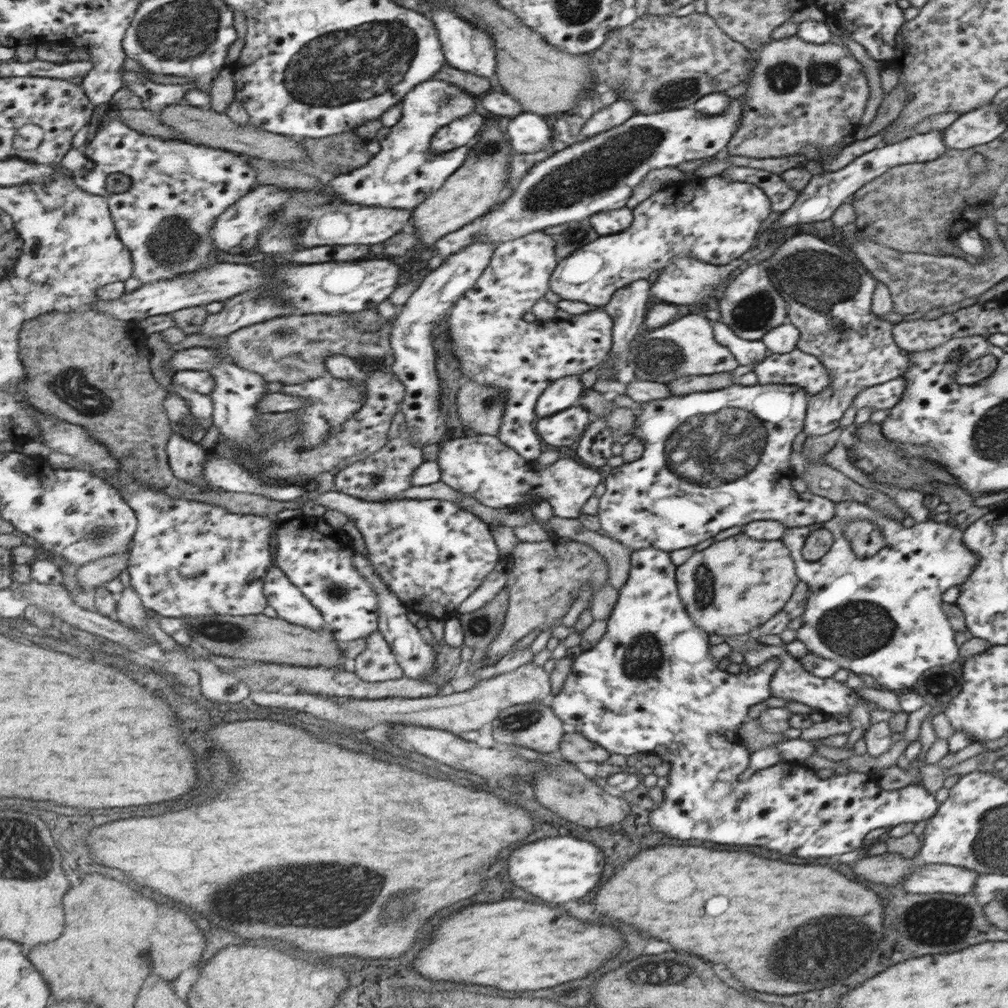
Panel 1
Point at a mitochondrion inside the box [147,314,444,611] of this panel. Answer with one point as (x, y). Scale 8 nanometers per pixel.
(338, 592)

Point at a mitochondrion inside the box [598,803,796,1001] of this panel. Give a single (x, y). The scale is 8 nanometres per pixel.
(672, 967)

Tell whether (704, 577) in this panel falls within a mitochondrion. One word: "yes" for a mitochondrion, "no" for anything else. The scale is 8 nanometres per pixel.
yes

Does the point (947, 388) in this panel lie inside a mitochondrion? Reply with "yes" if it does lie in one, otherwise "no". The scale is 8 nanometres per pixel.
no

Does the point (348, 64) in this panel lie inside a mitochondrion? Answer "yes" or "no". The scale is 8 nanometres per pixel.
yes

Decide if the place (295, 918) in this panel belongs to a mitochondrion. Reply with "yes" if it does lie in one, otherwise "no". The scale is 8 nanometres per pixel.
yes

